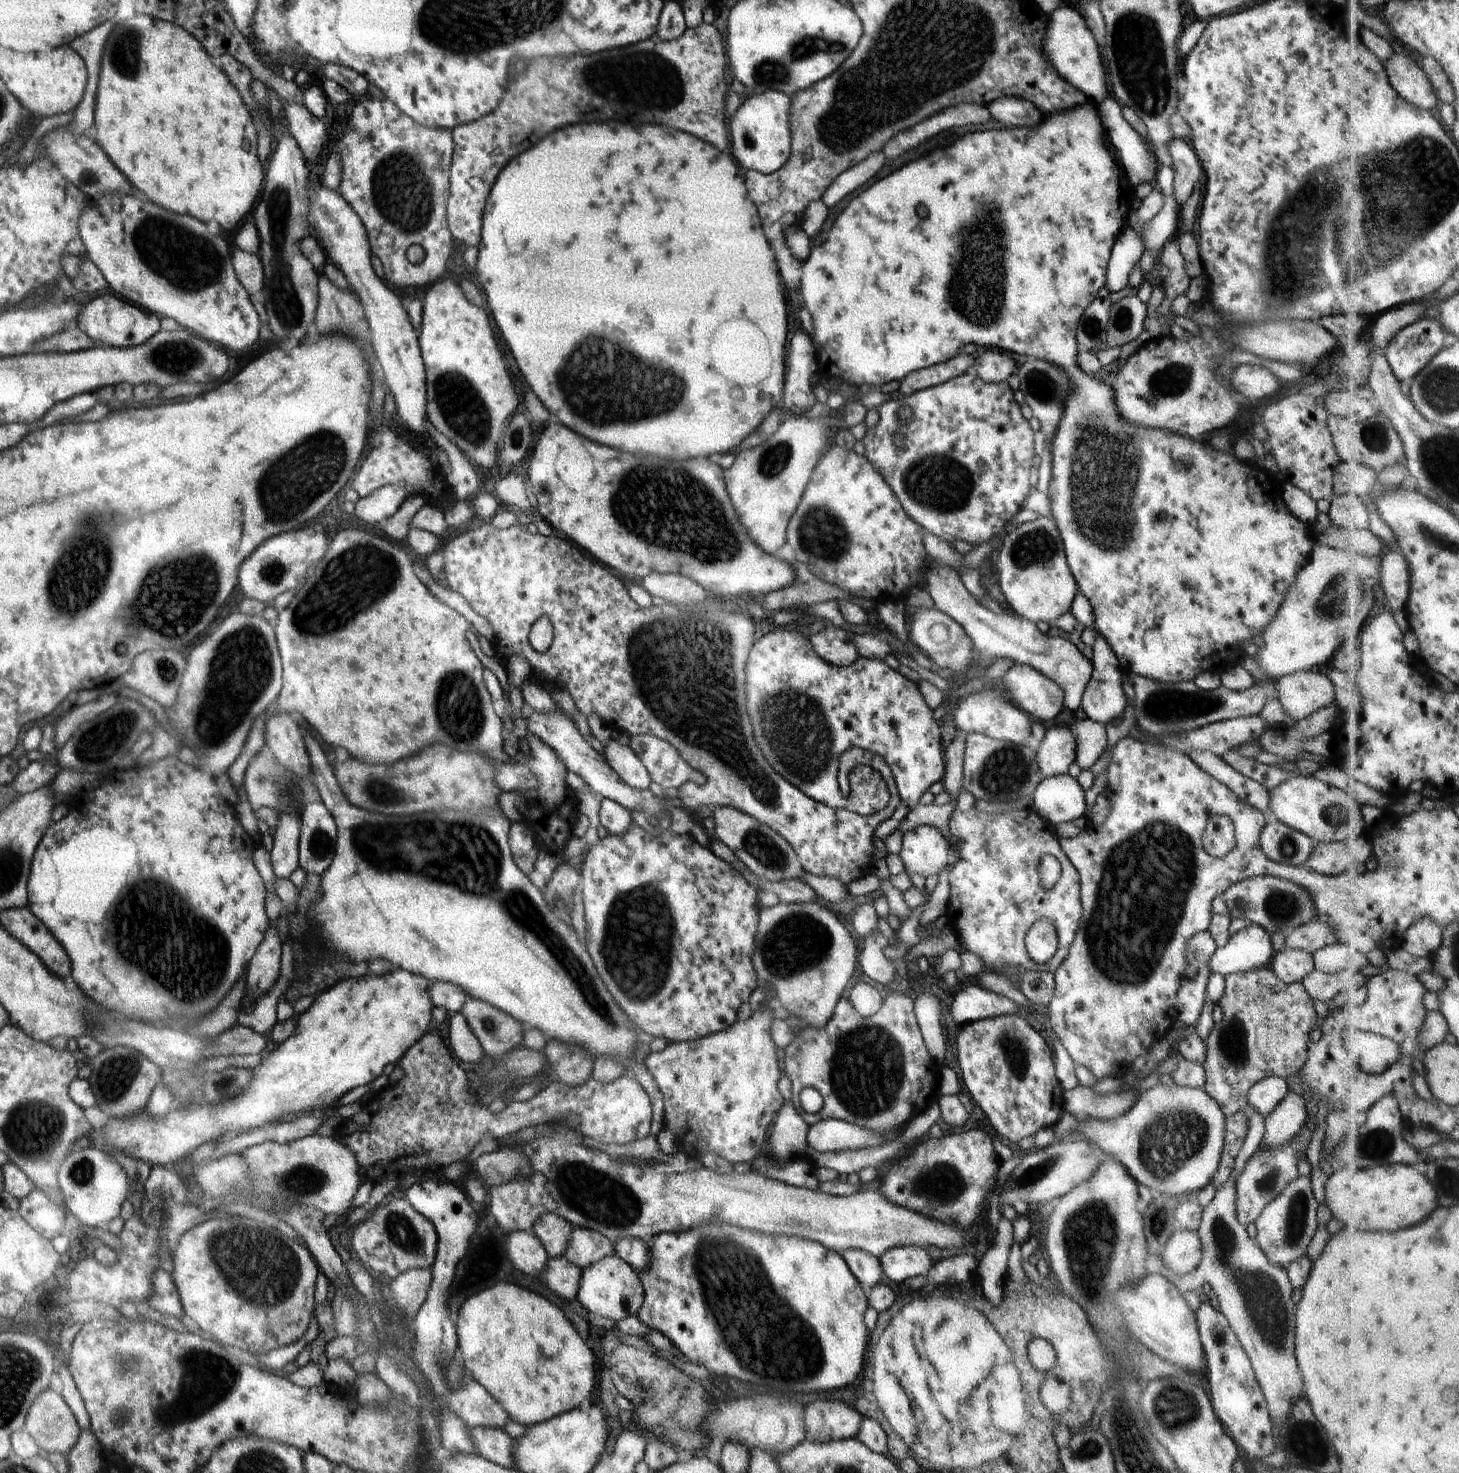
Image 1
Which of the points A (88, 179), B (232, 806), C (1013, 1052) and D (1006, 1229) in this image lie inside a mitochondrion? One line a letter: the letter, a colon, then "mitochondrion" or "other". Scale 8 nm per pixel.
A: other
B: other
C: mitochondrion
D: other

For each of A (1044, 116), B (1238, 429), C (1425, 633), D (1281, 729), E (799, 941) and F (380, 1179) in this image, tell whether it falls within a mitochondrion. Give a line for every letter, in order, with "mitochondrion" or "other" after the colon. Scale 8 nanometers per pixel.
A: other
B: other
C: other
D: other
E: mitochondrion
F: other

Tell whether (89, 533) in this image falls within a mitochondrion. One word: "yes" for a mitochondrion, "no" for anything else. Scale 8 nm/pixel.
yes

